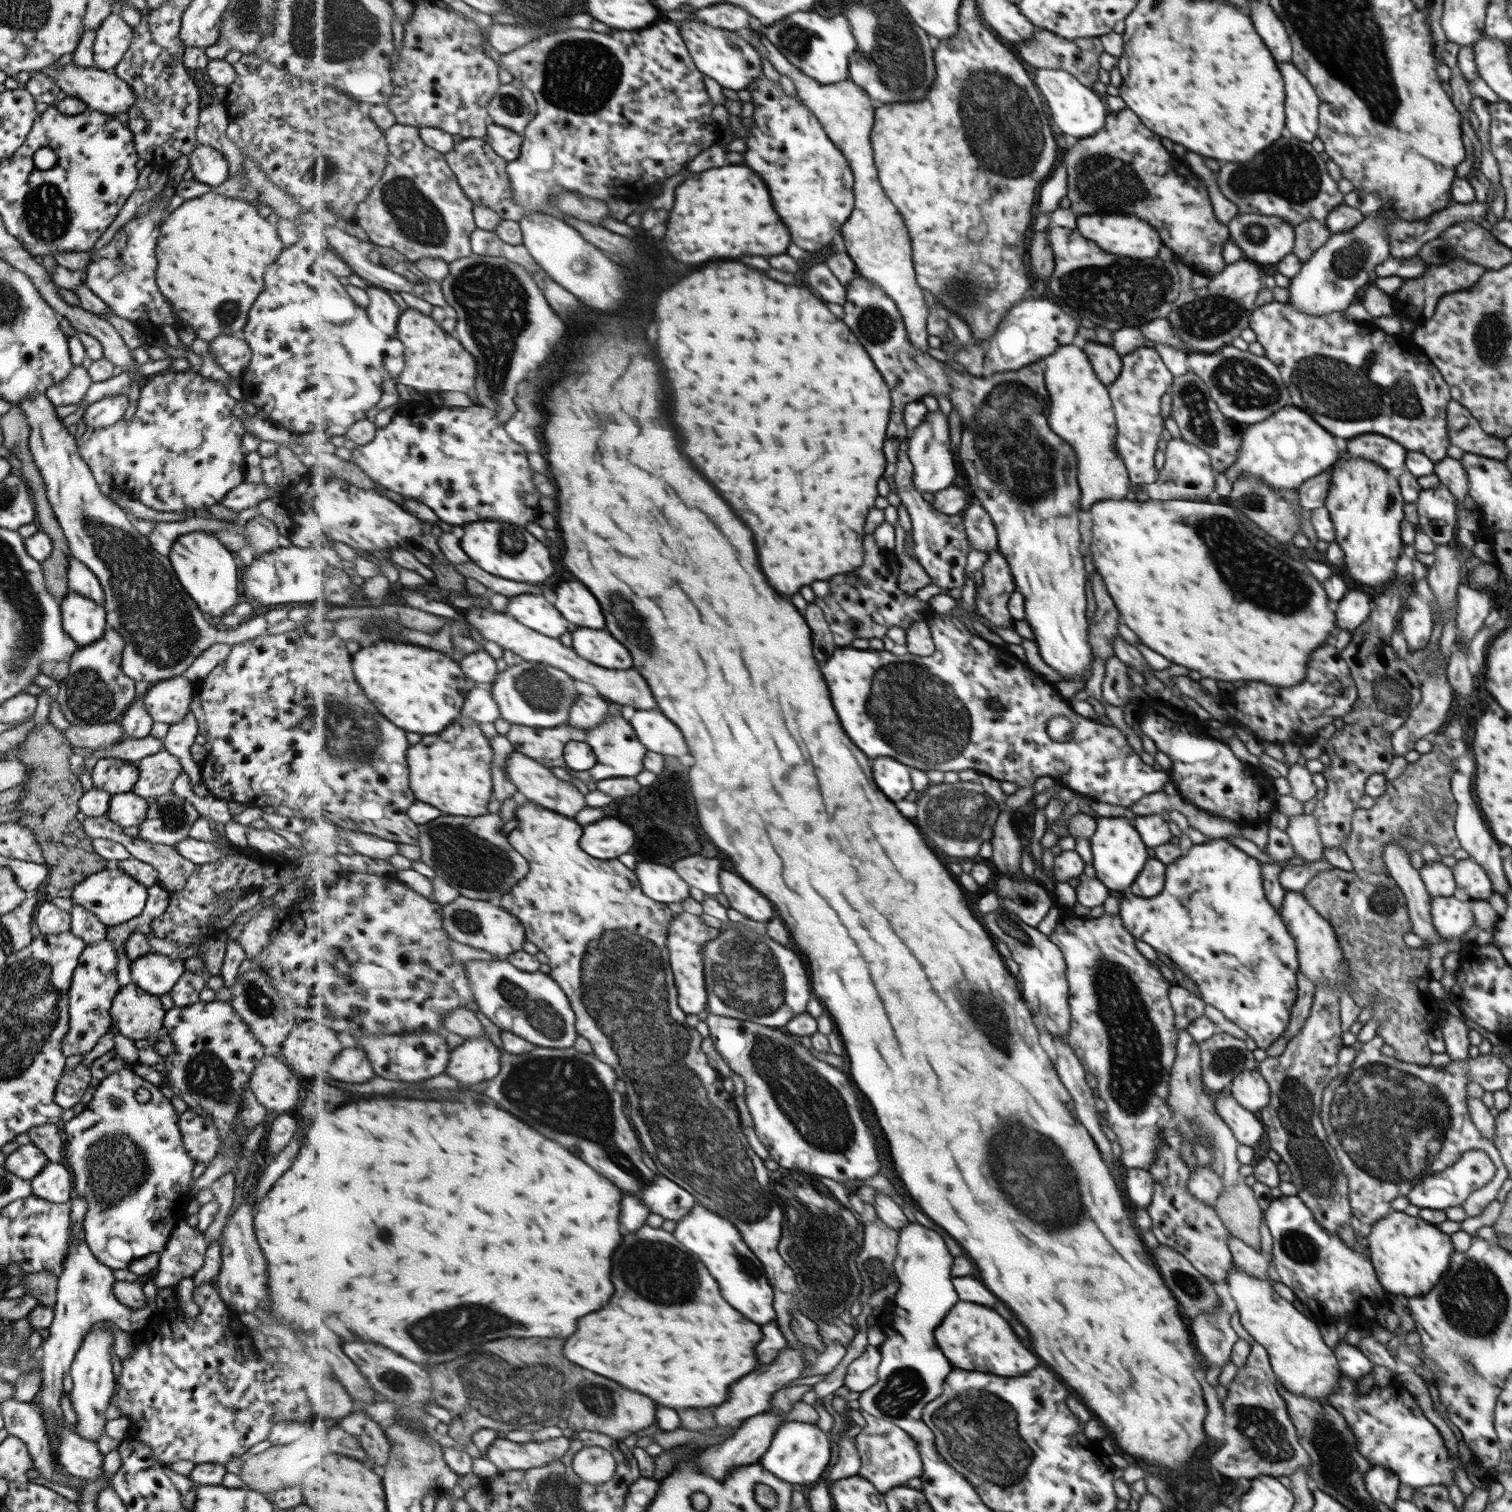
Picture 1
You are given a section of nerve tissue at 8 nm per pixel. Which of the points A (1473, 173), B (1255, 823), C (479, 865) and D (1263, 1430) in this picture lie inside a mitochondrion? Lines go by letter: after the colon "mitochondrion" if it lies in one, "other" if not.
A: other
B: other
C: mitochondrion
D: mitochondrion

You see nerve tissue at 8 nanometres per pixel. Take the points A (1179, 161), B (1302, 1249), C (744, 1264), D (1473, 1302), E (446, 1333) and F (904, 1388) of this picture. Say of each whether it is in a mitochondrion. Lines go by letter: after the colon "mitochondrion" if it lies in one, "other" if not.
A: other
B: mitochondrion
C: mitochondrion
D: mitochondrion
E: mitochondrion
F: mitochondrion

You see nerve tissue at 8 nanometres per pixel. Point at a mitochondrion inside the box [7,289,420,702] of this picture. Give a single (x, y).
(161, 625)

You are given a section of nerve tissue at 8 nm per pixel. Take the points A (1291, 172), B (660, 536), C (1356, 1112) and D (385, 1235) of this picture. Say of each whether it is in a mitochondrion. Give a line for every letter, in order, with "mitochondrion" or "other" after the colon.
A: mitochondrion
B: other
C: mitochondrion
D: other

